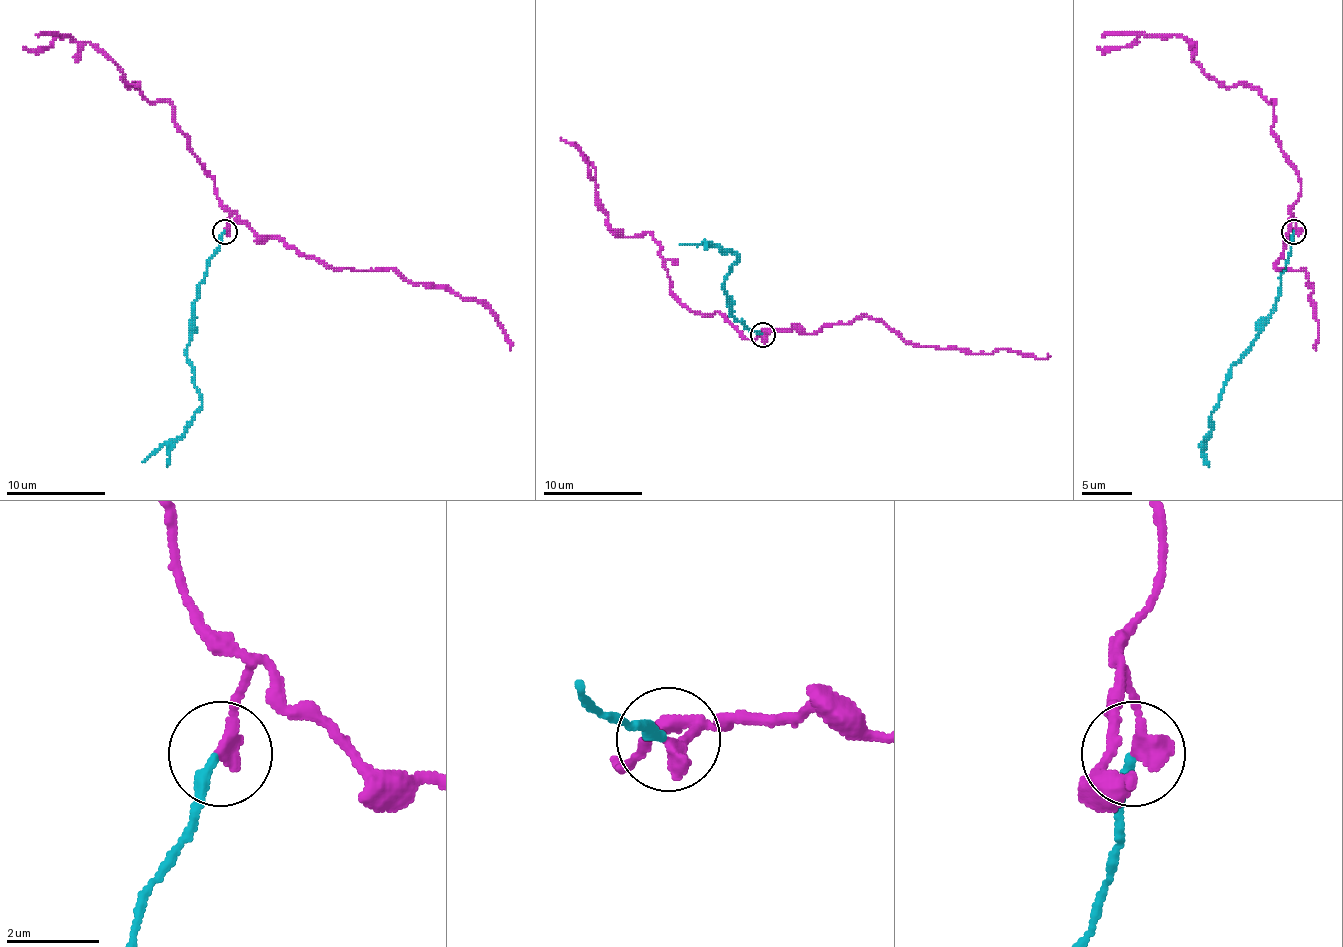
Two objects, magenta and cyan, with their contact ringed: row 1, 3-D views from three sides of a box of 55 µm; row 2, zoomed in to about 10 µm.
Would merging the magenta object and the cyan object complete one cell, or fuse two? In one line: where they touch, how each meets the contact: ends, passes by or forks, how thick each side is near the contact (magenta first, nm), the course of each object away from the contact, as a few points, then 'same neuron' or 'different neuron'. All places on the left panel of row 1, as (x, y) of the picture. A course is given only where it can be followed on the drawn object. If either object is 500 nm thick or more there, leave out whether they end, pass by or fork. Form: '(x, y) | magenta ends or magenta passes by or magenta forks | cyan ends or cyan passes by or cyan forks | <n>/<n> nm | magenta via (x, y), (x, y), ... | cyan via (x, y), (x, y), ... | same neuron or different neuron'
(225, 231) | magenta ends | cyan ends | 400/240 nm | magenta via (224, 230), (214, 178), (167, 101), (127, 86), (110, 59), (70, 34), (23, 47) | cyan via (224, 230), (199, 285), (187, 360), (194, 367), (202, 407), (179, 437), (142, 462) | different neuron

